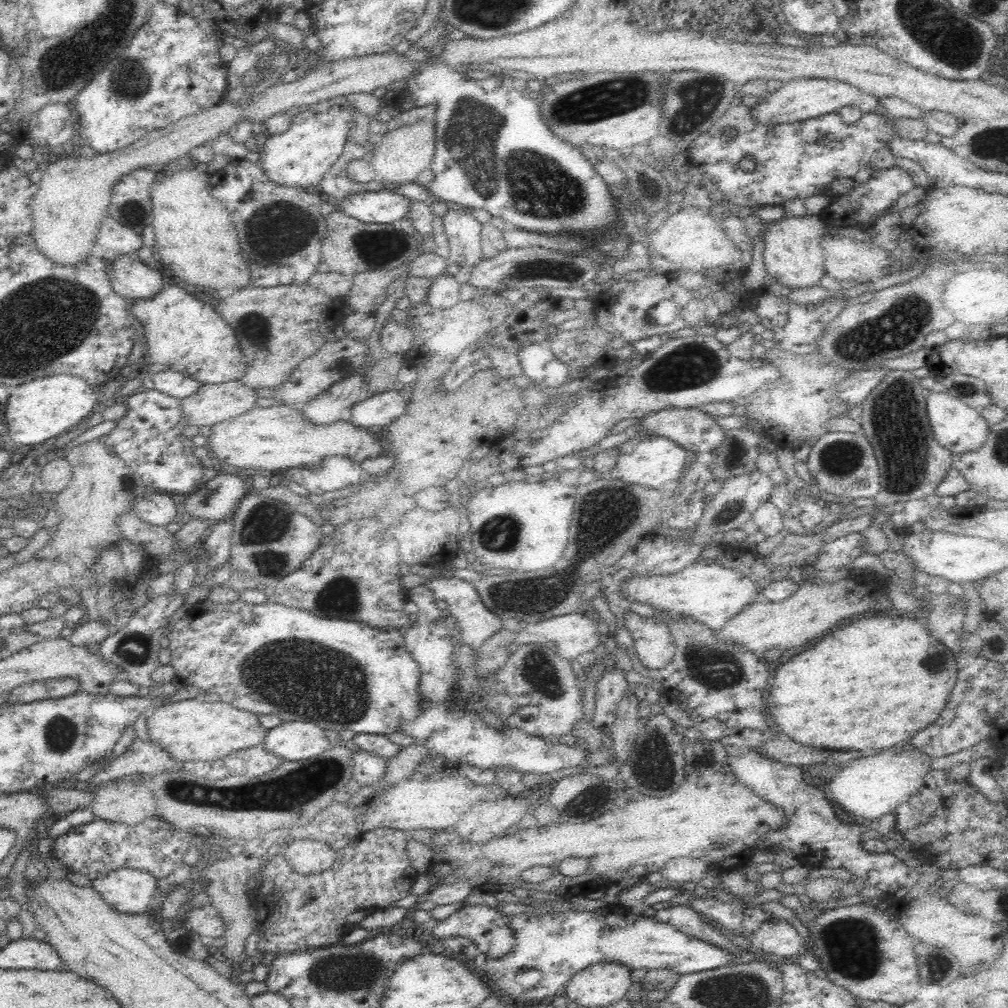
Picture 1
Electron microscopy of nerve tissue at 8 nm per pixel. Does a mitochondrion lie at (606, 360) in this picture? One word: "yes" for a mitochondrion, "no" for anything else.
no

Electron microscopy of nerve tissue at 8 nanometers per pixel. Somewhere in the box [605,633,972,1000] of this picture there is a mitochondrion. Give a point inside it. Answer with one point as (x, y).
(851, 947)

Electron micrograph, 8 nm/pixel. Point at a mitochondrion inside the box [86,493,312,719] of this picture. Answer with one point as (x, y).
(266, 523)

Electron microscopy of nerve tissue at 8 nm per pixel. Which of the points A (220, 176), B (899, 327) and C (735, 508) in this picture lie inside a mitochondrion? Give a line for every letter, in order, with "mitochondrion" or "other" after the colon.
A: other
B: mitochondrion
C: mitochondrion

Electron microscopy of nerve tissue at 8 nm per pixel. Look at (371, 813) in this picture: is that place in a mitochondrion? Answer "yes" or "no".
no

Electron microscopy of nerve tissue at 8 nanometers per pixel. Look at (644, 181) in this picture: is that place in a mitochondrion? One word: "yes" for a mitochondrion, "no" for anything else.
yes

